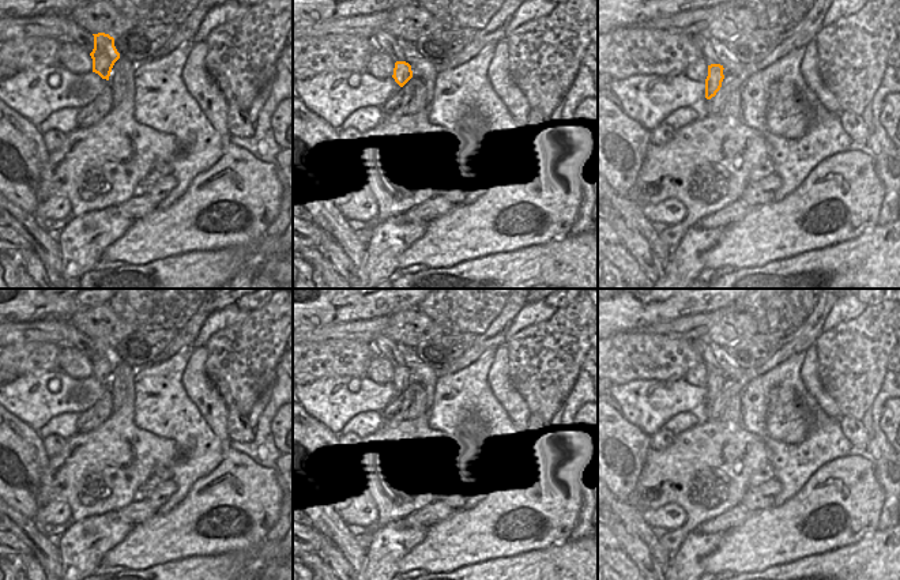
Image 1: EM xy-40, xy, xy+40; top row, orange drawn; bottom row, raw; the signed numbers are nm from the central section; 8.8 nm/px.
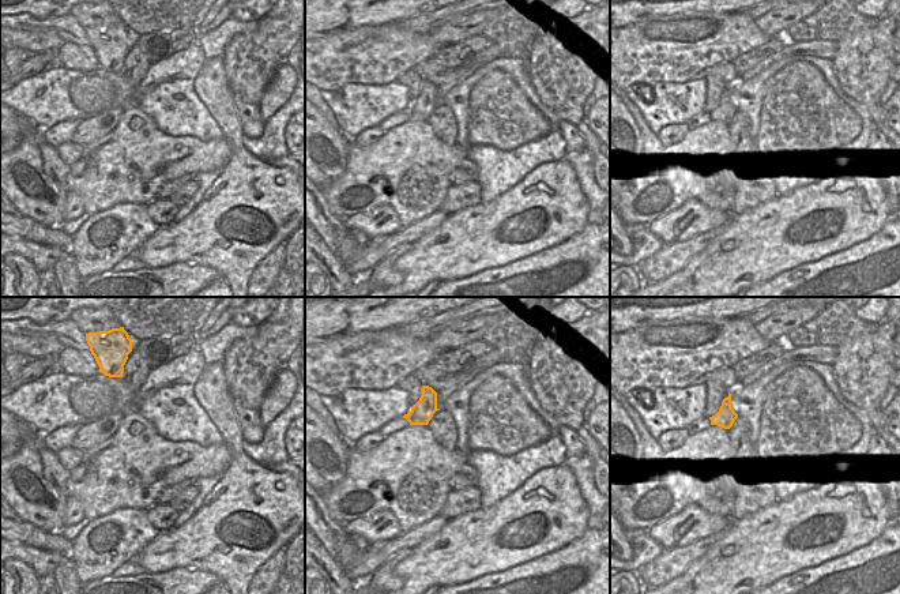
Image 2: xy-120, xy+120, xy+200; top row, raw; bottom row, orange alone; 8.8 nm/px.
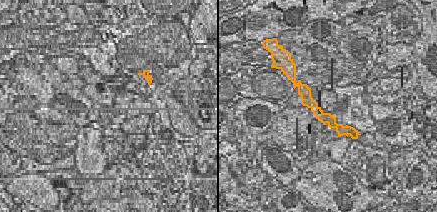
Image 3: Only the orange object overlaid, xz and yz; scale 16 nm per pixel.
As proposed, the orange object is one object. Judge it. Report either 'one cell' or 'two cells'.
one cell

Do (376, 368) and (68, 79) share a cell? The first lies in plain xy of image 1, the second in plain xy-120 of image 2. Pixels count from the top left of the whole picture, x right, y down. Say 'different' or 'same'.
different

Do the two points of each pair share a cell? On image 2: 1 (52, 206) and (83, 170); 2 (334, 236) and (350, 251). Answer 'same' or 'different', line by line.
1: different
2: same

